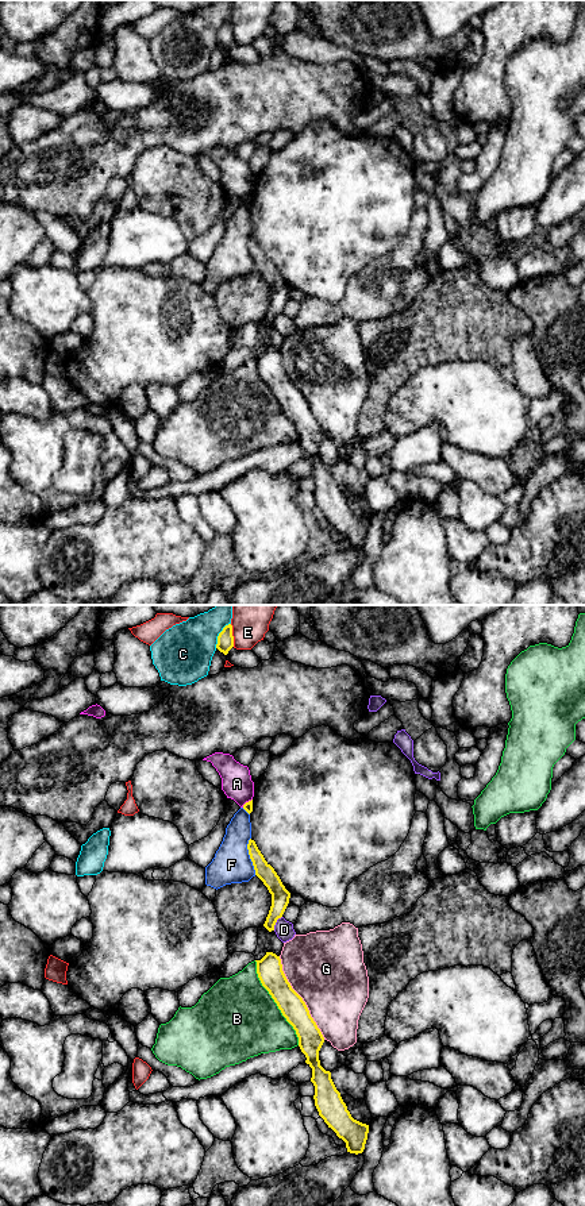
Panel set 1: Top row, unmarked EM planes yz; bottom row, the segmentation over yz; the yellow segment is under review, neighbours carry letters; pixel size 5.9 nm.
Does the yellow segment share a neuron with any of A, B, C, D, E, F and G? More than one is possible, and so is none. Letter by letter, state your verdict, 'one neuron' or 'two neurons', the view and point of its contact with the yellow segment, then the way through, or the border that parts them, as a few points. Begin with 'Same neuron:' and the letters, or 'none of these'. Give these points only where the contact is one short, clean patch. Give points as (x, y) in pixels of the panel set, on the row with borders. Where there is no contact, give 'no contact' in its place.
Same neuron: none of these
A: two neurons; contact yz (246, 802); border yz (251, 798), (242, 806)
B: two neurons; contact yz (274, 1001)
C: two neurons; contact yz (219, 635)
D: two neurons; contact yz (276, 921)
E: two neurons; contact yz (231, 635)
F: two neurons; contact yz (250, 856)
G: two neurons; contact yz (301, 998)

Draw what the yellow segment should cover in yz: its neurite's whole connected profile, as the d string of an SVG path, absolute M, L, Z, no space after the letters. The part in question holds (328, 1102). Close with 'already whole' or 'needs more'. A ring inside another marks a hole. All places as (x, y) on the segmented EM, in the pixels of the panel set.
M266 952L257 962L257 974L262 986L269 991L286 1021L299 1037L299 1047L305 1055L305 1063L312 1068L311 1082L315 1086L315 1106L319 1116L339 1138L346 1143L347 1152L362 1153L367 1140L369 1125L354 1120L336 1090L331 1072L320 1066L319 1051L324 1037L303 998L292 989L280 956Z; already whole

